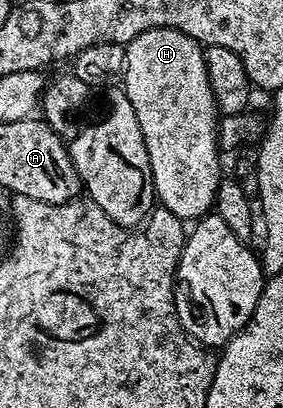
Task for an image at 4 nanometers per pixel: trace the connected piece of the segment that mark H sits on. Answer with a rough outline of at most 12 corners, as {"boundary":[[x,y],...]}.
{"boundary":[[167,26],[125,47],[157,201],[215,209],[220,115],[203,47]]}

